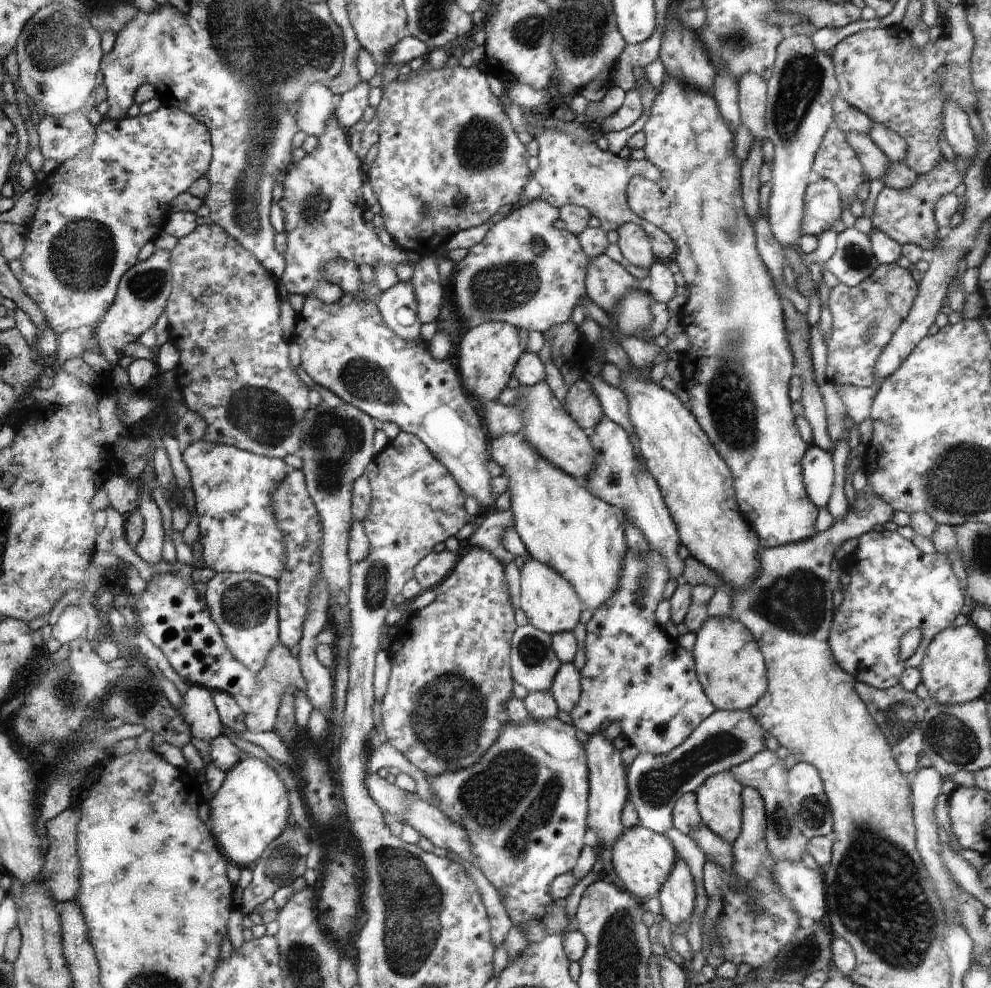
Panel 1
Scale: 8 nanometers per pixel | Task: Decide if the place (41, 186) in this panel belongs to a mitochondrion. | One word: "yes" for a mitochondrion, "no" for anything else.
no

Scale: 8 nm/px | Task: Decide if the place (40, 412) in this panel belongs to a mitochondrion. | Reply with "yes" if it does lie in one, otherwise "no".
no

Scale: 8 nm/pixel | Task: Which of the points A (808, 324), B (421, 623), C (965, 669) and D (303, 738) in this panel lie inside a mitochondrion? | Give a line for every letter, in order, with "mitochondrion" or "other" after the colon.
A: other
B: other
C: other
D: other

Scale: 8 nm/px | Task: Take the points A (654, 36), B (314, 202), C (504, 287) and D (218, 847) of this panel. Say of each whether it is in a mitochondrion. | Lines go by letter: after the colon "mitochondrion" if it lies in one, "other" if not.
A: other
B: mitochondrion
C: mitochondrion
D: other

